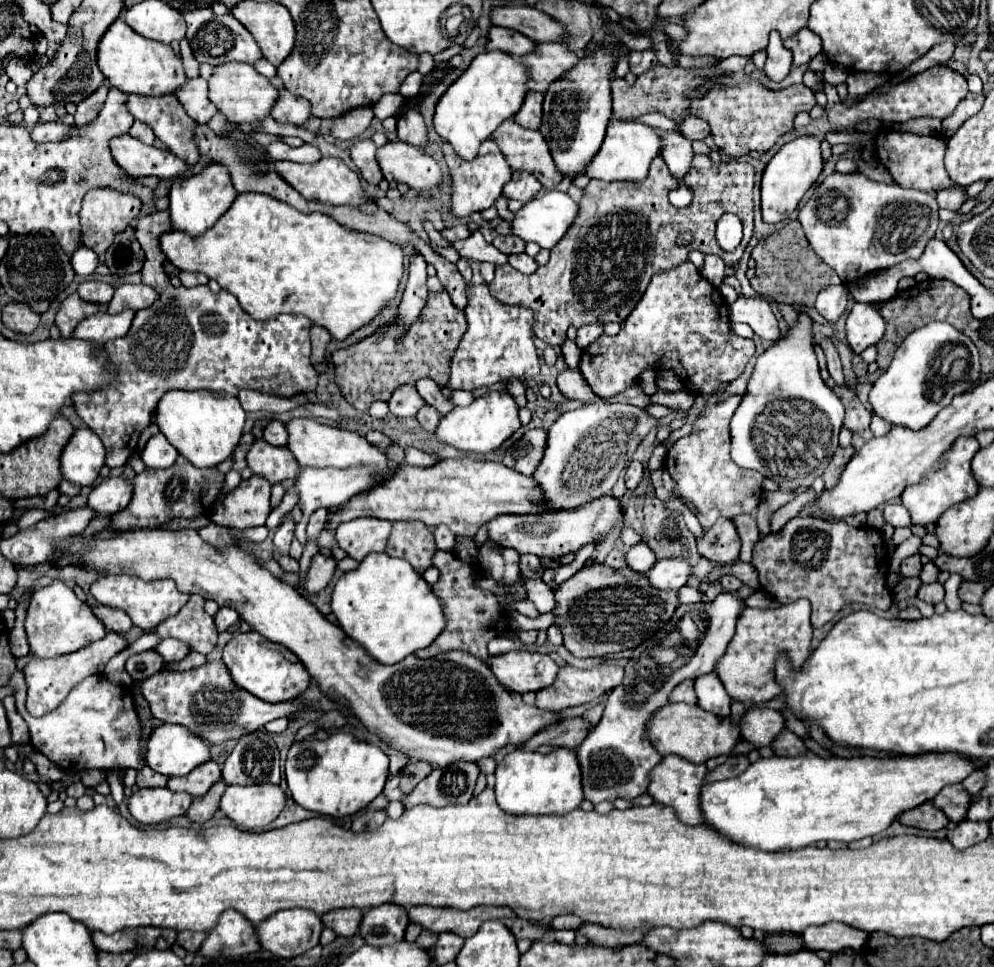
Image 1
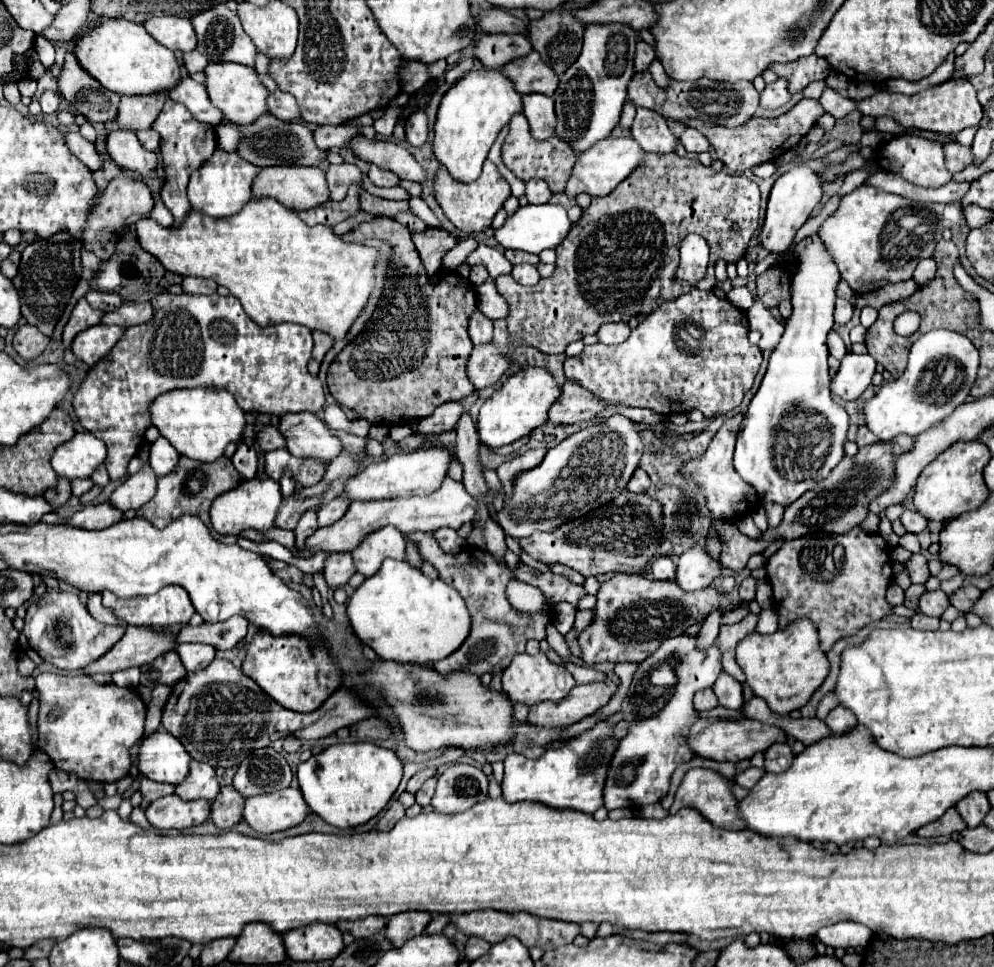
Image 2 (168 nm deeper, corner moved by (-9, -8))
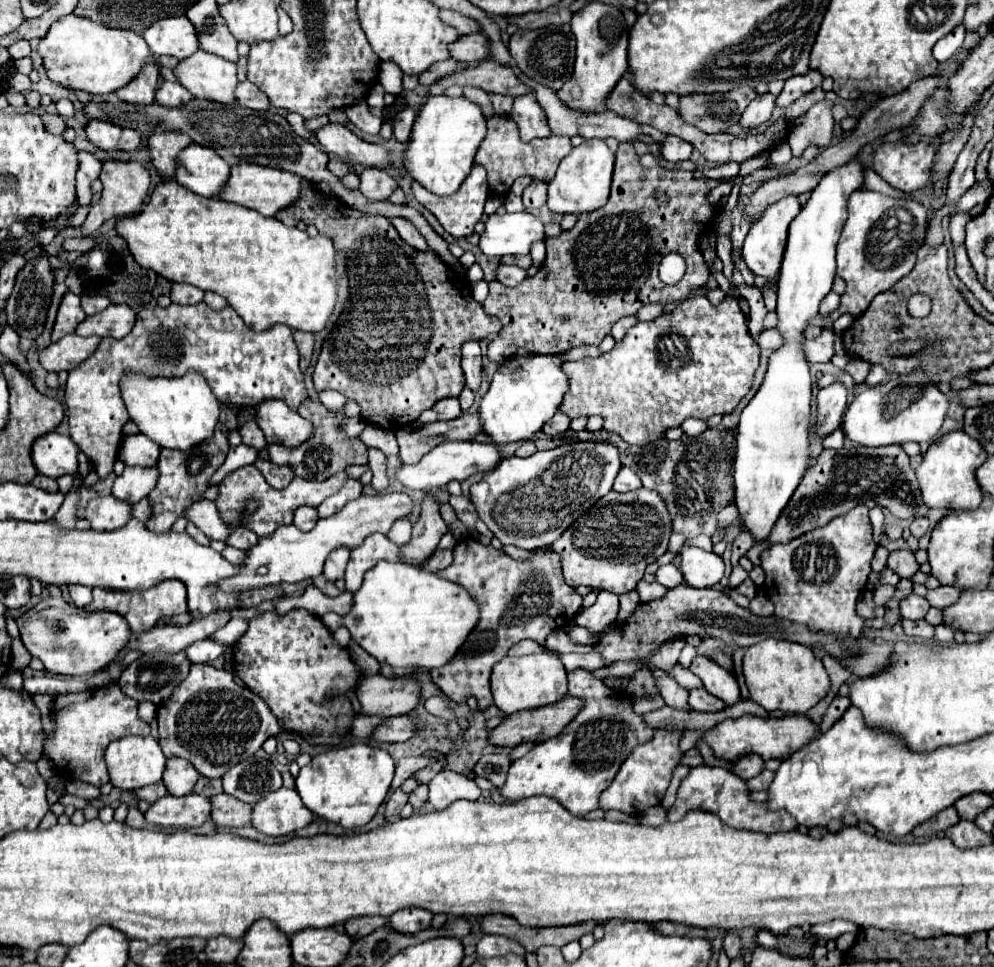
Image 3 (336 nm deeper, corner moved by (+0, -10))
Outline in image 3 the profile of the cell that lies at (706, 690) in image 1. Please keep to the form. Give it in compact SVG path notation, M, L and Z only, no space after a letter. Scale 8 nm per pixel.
M695 656L689 668L695 676L701 678L701 682L709 694L717 696L727 706L733 706L735 702L739 702L739 684L729 670L721 668L719 664L715 664L703 656Z

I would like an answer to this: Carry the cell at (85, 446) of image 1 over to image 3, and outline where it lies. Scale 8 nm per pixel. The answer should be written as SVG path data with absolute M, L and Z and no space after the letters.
M49 432L39 436L31 446L33 464L39 474L59 478L63 474L75 474L79 468L79 448L69 436Z

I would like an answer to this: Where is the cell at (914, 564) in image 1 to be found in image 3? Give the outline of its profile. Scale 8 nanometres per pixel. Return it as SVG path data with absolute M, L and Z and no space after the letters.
M895 550L889 554L889 564L893 572L897 572L901 578L911 578L917 570L919 564L915 562L915 556L911 550Z

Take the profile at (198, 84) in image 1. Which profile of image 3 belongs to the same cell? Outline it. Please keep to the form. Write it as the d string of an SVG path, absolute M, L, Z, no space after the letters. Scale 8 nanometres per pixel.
M163 82L161 88L155 92L155 102L161 106L181 106L187 104L189 98L189 90L183 88L179 82Z

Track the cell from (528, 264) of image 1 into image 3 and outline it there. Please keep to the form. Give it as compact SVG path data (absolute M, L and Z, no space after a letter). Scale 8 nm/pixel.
M499 264L497 272L495 272L495 278L503 284L503 286L519 286L525 278L527 278L527 272L519 266L509 266L509 264Z

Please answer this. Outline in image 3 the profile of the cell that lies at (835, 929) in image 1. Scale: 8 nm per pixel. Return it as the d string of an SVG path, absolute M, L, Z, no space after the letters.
M831 920L831 922L823 922L823 924L813 924L811 926L811 934L819 936L819 938L829 938L835 940L837 936L845 934L845 932L857 932L857 926L849 920Z

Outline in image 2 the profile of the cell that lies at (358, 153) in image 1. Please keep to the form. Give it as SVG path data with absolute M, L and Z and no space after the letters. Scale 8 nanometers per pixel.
M374 164L368 170L368 178L370 178L370 182L374 186L396 186L400 182L400 178L396 178L396 174L392 174L388 170L382 170L382 168L374 166Z

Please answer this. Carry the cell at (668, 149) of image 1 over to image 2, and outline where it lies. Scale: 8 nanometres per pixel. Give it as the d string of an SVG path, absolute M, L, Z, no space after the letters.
M638 108L632 124L632 138L636 138L646 152L656 154L676 152L678 146L678 138L672 134L666 120L648 108Z

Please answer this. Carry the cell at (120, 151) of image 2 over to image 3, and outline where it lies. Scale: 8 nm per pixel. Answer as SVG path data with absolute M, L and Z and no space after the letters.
M87 120L85 134L87 134L89 142L93 142L97 148L113 152L113 150L117 150L121 126L111 124L109 120Z

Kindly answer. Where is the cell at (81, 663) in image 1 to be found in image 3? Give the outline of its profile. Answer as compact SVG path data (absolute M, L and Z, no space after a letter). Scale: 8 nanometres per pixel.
M213 612L205 618L193 618L185 626L157 626L149 632L137 632L131 636L127 650L149 652L181 652L197 640L209 638L215 630L223 628L231 620L231 612Z

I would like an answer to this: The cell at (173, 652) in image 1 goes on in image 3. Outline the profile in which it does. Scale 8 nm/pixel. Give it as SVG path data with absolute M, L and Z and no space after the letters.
M205 638L201 642L191 644L185 652L187 652L187 656L189 656L189 660L193 664L197 664L197 662L205 662L207 664L207 662L213 662L215 658L219 658L221 654L225 654L225 650L227 650L225 644L219 644L219 642L211 640L211 638Z

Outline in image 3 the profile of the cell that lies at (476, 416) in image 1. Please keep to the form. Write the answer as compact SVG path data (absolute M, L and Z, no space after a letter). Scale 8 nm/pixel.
M529 354L509 358L499 366L491 388L479 406L483 430L495 444L505 446L511 442L529 440L557 412L569 390L569 378L561 368L563 364L565 358L561 354Z

